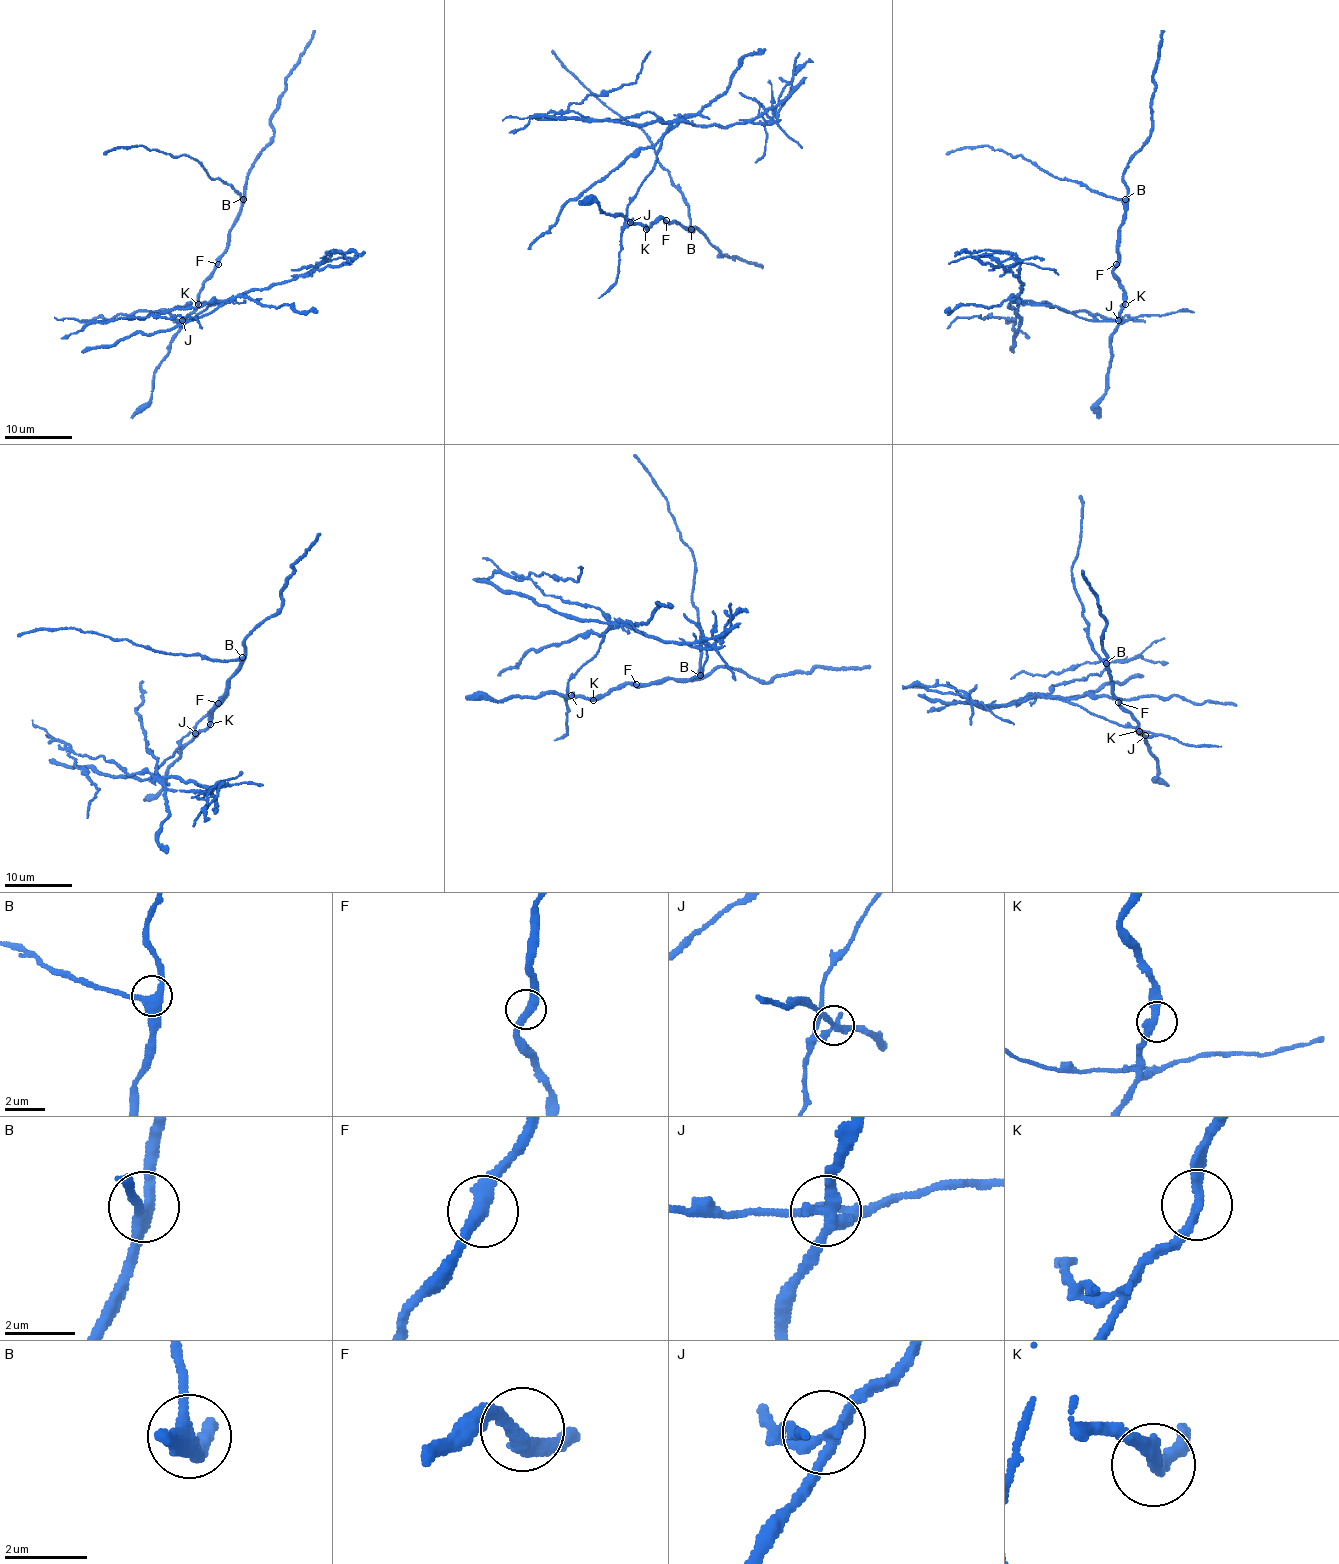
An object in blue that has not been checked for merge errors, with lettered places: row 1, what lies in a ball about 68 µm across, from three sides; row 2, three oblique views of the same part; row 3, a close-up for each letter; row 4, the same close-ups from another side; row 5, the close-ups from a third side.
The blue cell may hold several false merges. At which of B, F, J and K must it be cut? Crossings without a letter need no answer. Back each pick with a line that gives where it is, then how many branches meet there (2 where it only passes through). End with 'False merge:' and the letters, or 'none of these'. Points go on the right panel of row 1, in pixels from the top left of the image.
J: at (1118, 320); 3 branches meet
False merge: J

